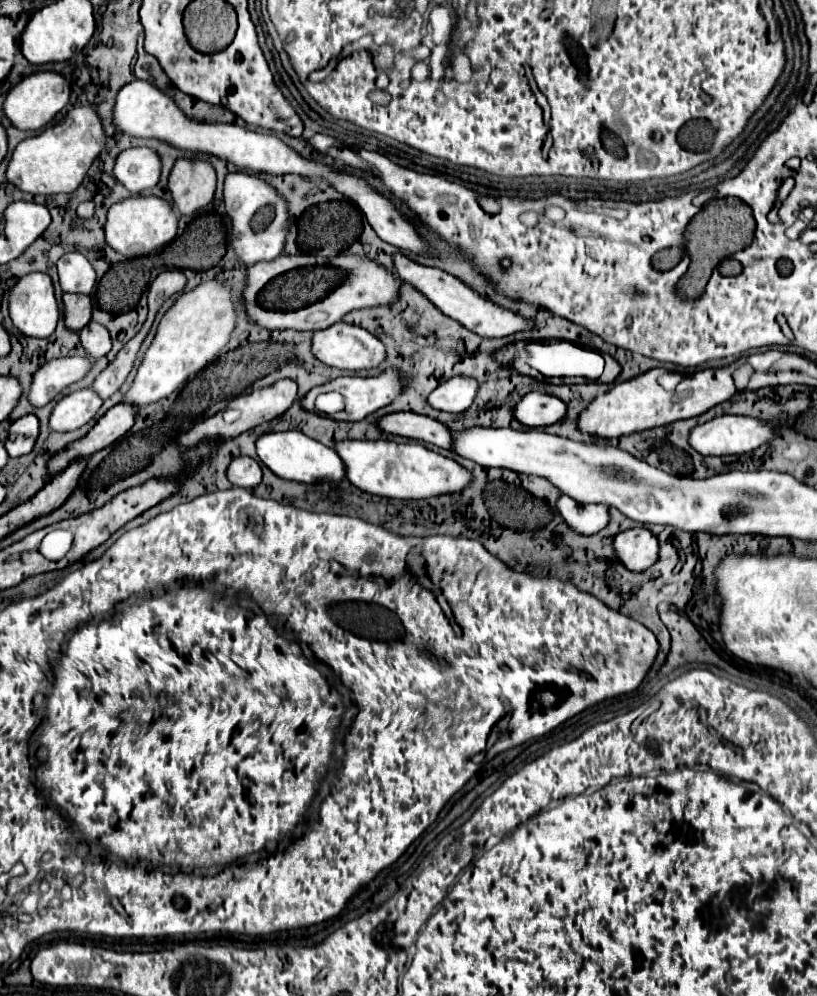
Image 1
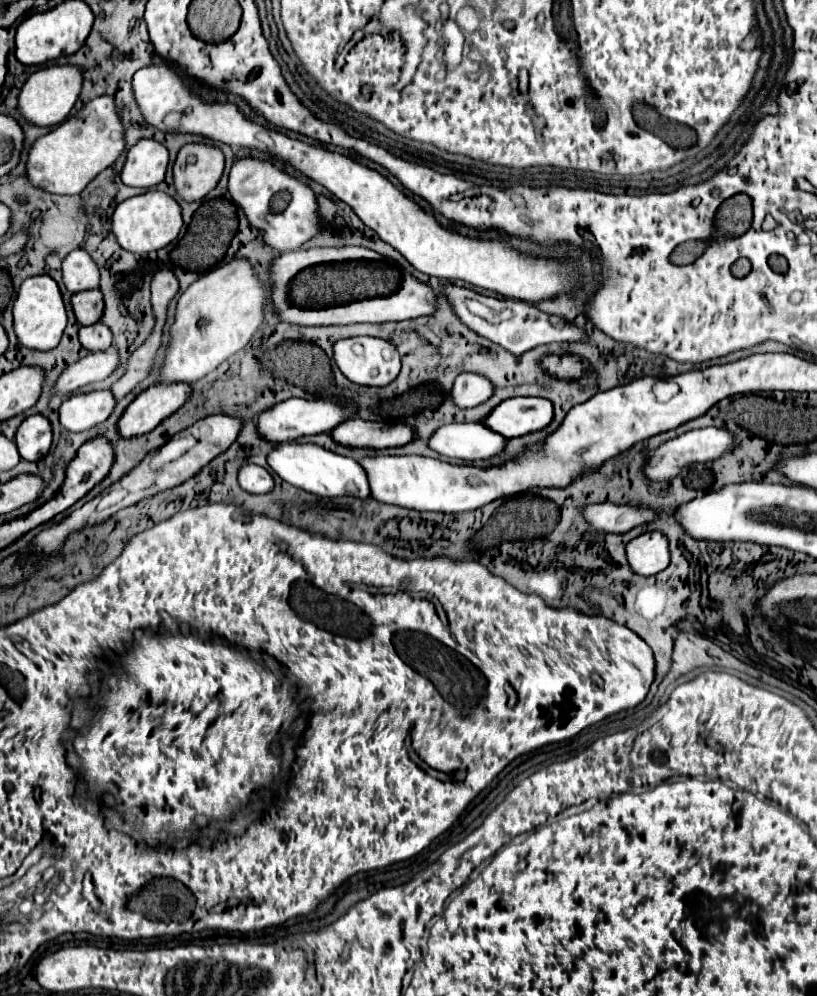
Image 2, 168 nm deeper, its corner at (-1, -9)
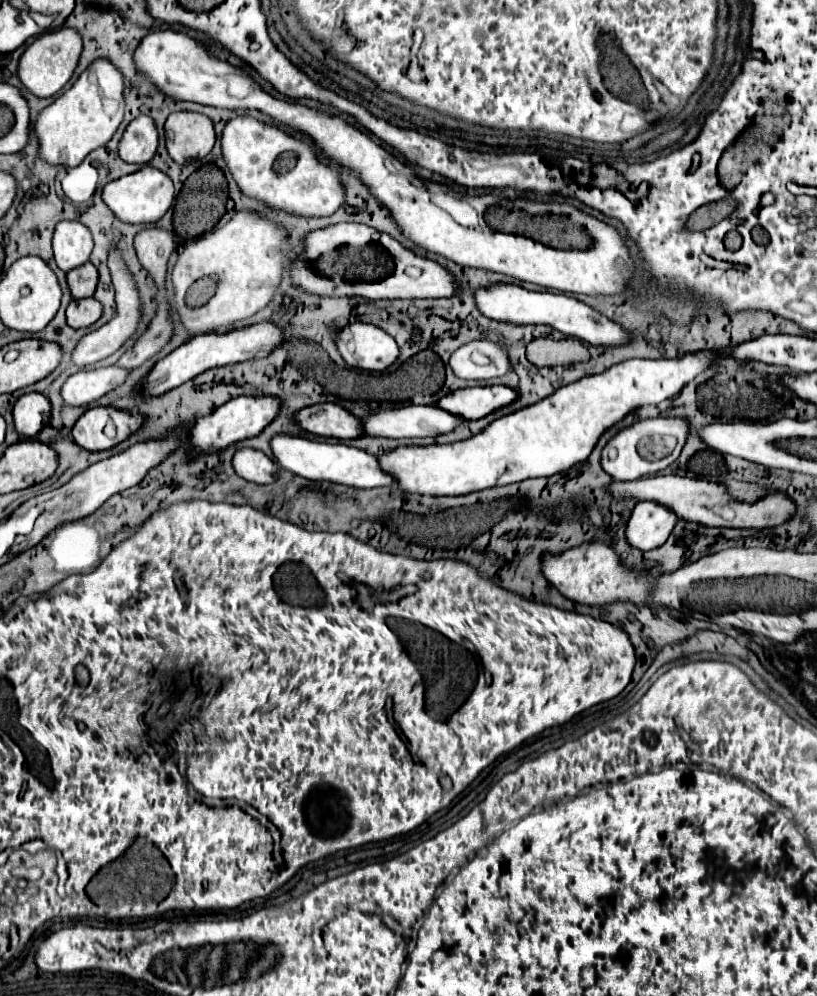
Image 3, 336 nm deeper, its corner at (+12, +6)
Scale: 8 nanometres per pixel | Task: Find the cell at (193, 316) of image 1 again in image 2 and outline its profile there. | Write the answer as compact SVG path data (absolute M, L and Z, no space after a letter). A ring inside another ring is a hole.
M233 258L227 264L201 274L177 302L171 344L161 368L161 382L197 382L221 362L239 352L265 318L267 292L247 258Z

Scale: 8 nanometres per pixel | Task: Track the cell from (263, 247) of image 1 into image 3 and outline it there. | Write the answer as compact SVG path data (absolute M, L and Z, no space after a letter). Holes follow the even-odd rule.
M252 117L232 119L222 133L222 155L240 191L246 197L262 201L270 209L312 219L330 217L342 205L338 169L334 165L326 165L312 143L296 139L276 125L266 125ZM282 153L294 153L296 167L286 173L276 173L274 163Z

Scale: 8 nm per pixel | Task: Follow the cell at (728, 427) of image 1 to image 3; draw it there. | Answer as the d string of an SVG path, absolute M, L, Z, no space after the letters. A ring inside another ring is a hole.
M660 417L636 421L632 427L620 431L602 451L602 467L616 481L634 481L644 475L654 475L672 465L690 433L690 421L684 417Z

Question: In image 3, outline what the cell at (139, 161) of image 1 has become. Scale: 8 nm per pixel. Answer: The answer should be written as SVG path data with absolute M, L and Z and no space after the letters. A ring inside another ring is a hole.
M140 115L126 127L118 145L118 153L120 159L126 163L146 165L152 161L156 147L158 147L158 131L154 121L148 115Z

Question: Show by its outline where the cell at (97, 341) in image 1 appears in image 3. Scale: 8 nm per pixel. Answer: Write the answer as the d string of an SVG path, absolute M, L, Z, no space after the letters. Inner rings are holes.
M82 299L82 301L70 301L66 309L68 325L74 329L80 327L90 327L94 325L102 315L102 305L96 299Z

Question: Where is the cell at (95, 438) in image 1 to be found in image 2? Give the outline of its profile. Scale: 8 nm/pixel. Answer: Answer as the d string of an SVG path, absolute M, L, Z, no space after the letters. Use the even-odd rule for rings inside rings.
M155 384L141 392L119 418L119 434L133 438L151 432L167 416L177 412L193 392L193 384Z

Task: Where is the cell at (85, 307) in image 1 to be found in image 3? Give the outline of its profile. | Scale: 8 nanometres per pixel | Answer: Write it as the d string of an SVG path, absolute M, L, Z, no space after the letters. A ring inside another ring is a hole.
M88 261L86 265L80 265L78 269L70 271L66 275L66 281L68 281L68 289L70 289L72 299L86 299L86 297L94 295L94 289L98 283L98 271Z

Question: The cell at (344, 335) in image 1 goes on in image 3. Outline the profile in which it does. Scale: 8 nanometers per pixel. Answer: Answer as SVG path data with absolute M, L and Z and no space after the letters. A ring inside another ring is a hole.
M370 323L346 325L334 335L334 343L350 367L366 371L384 371L398 357L396 341Z

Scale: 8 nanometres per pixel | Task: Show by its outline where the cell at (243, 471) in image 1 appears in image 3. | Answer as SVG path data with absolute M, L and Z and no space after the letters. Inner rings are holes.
M238 449L234 453L232 465L242 479L258 483L258 485L274 483L278 477L276 463L258 449Z

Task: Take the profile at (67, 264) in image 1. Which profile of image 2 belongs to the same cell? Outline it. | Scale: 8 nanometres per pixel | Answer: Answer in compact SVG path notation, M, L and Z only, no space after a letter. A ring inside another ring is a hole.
M77 248L65 256L63 282L71 294L99 288L99 268L87 250Z

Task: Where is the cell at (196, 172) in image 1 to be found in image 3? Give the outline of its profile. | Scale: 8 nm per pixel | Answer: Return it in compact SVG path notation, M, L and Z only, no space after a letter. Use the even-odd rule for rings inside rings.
M172 113L164 125L166 149L174 163L184 165L192 159L204 159L216 141L214 125L200 113Z

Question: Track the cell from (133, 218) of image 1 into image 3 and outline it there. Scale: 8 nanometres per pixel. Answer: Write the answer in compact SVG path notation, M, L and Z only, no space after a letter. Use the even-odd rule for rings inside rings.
M142 167L134 175L120 177L118 181L112 181L102 191L104 203L110 207L110 211L122 221L130 225L148 225L162 219L162 215L172 207L174 203L174 187L166 173L154 169L154 167Z

